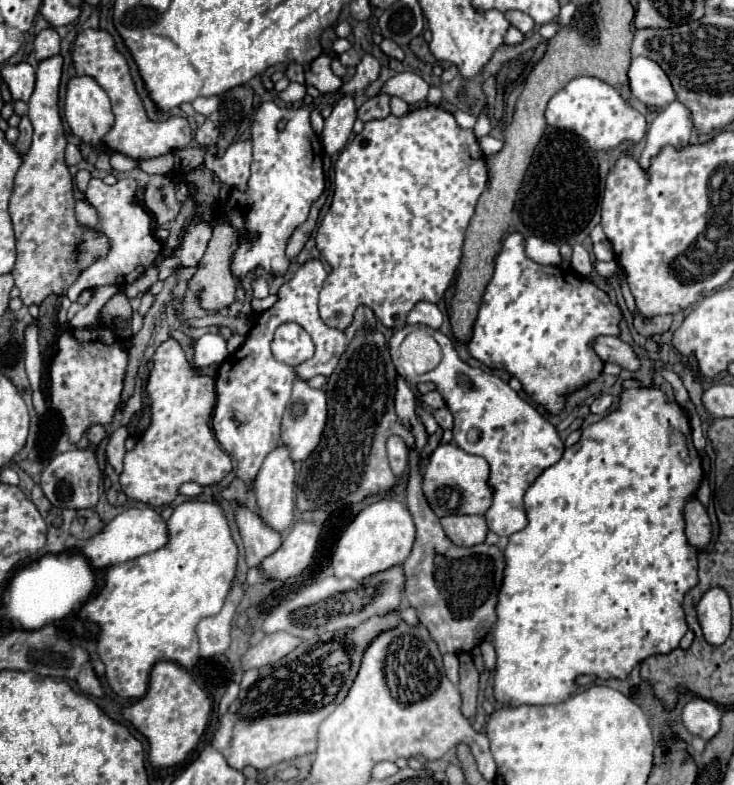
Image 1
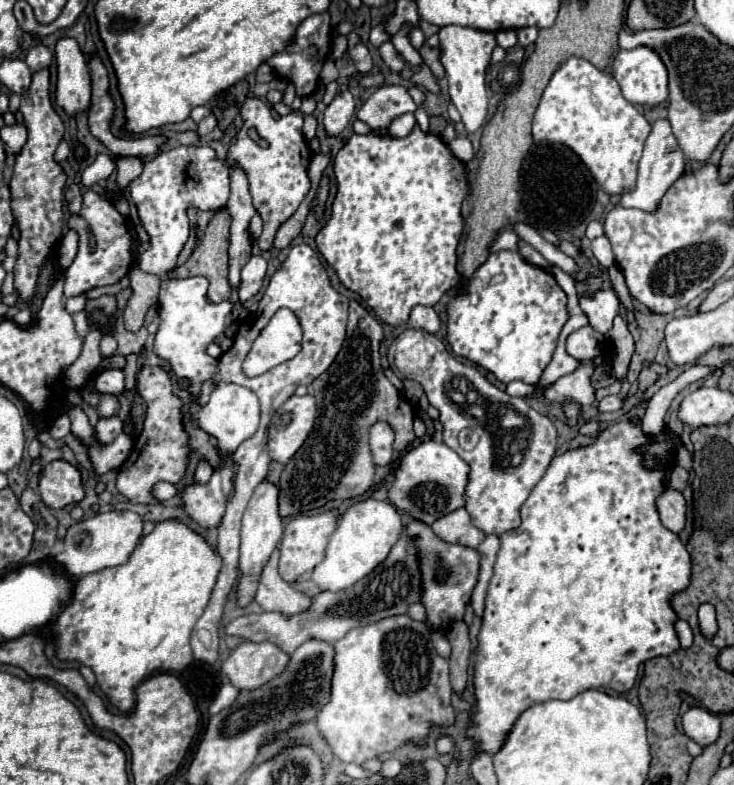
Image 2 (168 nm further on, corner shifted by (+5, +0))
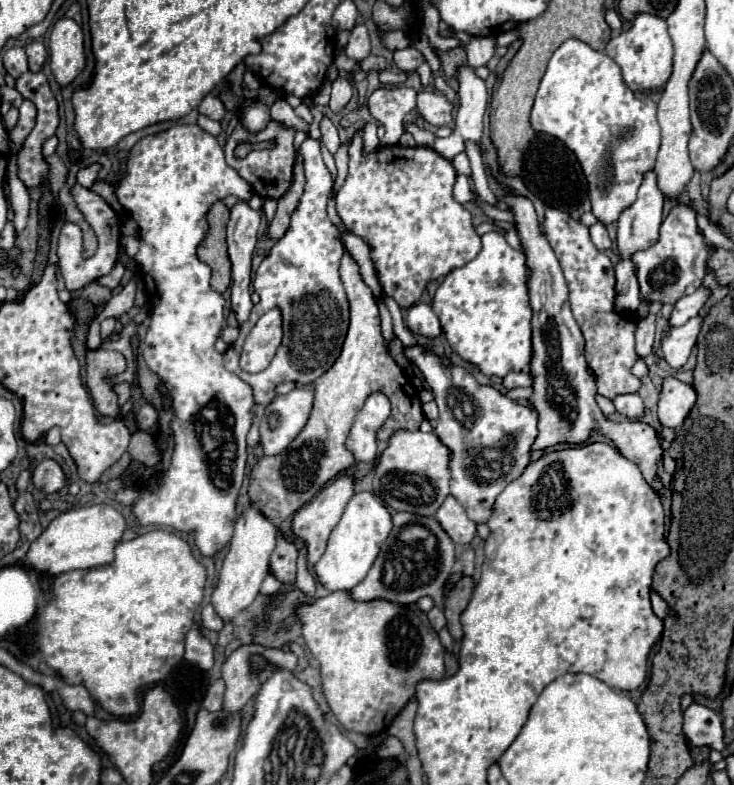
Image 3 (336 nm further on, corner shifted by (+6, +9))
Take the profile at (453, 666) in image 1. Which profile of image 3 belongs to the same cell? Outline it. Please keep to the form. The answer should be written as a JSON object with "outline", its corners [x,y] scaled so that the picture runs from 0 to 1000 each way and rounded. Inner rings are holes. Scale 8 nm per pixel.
{"outline":[[[590,772],[587,775],[587,780],[582,782],[584,785],[584,792],[587,792],[587,797],[590,797],[590,803],[601,803],[604,797],[606,797],[606,785],[604,785],[604,777],[598,775],[598,772]]]}

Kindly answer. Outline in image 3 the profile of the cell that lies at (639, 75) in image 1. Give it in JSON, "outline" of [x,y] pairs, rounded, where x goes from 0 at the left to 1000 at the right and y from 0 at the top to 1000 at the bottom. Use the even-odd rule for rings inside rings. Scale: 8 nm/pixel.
{"outline":[[[868,18],[862,36],[841,43],[827,56],[827,69],[843,82],[851,107],[862,117],[881,117],[903,112],[914,97],[917,87],[917,54],[909,41],[909,31],[890,18]]]}

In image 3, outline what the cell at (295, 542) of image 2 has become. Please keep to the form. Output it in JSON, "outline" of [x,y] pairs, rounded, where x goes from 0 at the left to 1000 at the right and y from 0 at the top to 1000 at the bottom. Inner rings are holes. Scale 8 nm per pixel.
{"outline":[[[465,604],[456,611],[446,614],[446,619],[424,639],[418,639],[410,650],[402,652],[396,675],[405,683],[405,688],[413,688],[413,693],[418,698],[418,716],[421,716],[421,721],[426,721],[440,708],[440,703],[446,698],[448,678],[459,670],[459,665],[462,665],[462,660],[467,655],[467,647],[473,645],[473,639],[478,637],[481,629],[484,629],[481,627],[481,609]]]}

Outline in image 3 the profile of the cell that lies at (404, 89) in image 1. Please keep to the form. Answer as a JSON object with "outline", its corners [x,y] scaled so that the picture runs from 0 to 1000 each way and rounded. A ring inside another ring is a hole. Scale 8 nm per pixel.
{"outline":[[[568,117],[568,140],[576,145],[576,150],[590,161],[606,161],[614,155],[614,140],[617,132],[598,117]]]}

